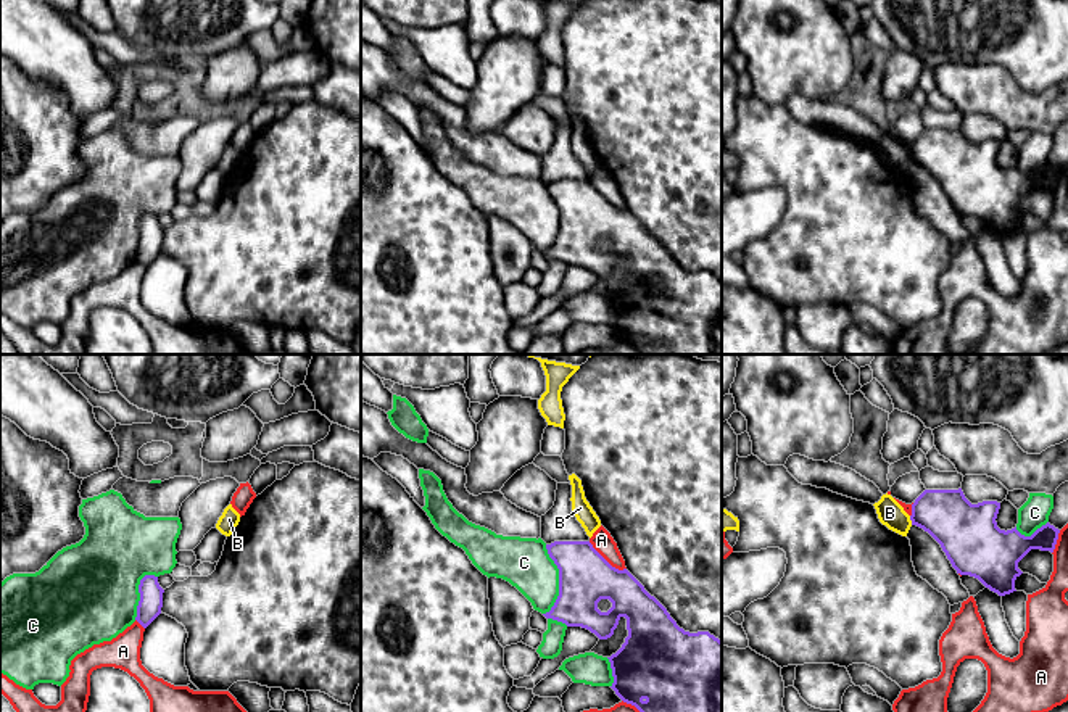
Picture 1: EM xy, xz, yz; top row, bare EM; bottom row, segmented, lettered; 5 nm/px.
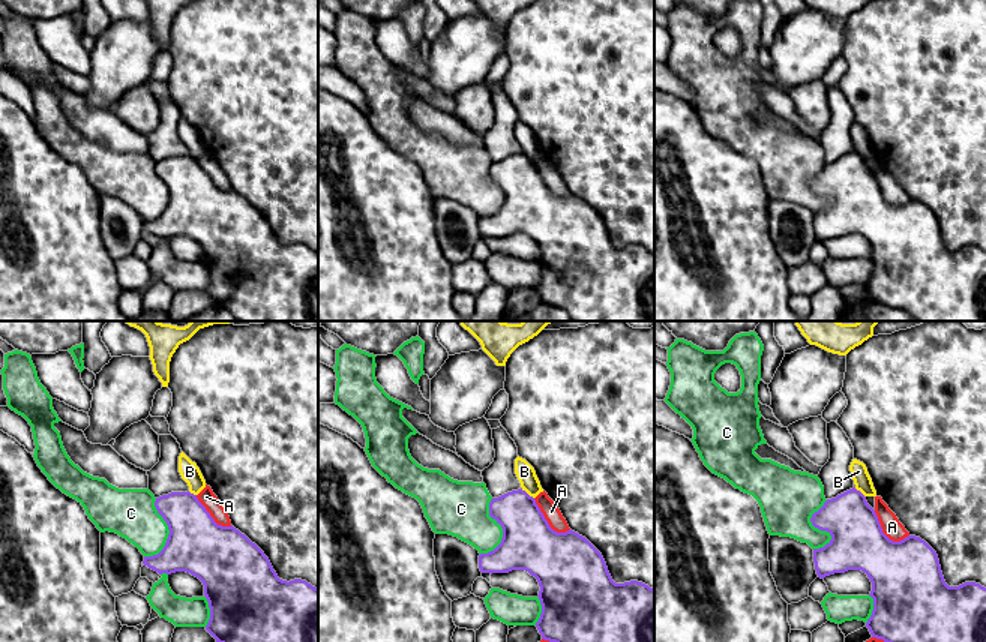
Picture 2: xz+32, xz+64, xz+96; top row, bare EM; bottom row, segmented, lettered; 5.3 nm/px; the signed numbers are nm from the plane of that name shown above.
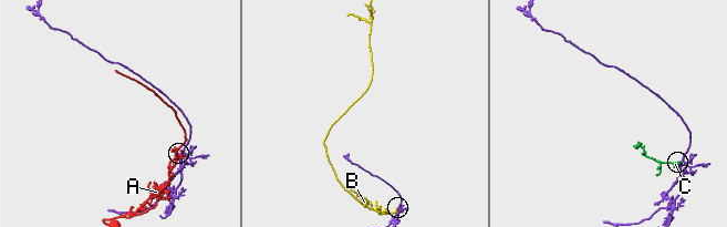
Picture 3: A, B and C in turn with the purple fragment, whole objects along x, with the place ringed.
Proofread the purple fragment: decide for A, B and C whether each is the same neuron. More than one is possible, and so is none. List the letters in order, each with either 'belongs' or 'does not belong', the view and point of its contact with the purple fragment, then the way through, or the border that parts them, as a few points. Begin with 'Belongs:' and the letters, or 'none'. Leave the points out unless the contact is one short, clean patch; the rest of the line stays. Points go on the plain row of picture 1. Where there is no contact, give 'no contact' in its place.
Belongs: none
A: does not belong; meets purple in xz at (606, 200)
B: does not belong; meets purple in yz at (910, 158); border along yz (909, 155), (912, 163)
C: does not belong; meets purple in xz at (559, 219)

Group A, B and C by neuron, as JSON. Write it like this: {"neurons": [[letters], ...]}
{"neurons": [["A"], ["B"], ["C"]]}

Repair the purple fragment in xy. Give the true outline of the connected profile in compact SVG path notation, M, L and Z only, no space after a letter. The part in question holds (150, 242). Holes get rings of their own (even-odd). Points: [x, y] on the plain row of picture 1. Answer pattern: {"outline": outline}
{"outline": "M145 214L140 219L139 232L140 240L135 259L147 267L161 253L164 229L159 226L158 216Z"}

